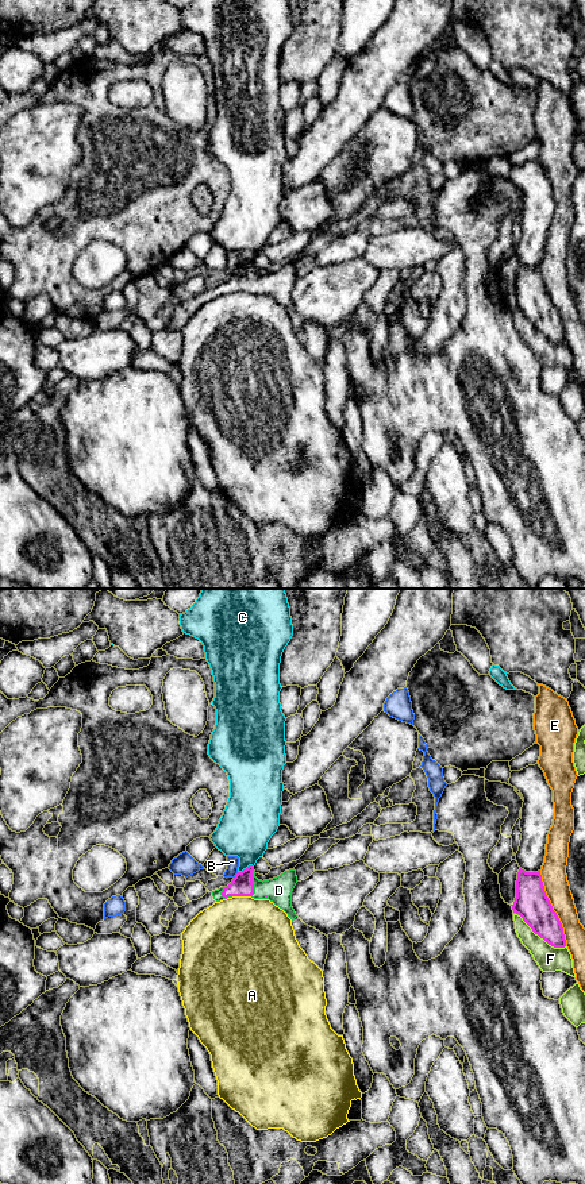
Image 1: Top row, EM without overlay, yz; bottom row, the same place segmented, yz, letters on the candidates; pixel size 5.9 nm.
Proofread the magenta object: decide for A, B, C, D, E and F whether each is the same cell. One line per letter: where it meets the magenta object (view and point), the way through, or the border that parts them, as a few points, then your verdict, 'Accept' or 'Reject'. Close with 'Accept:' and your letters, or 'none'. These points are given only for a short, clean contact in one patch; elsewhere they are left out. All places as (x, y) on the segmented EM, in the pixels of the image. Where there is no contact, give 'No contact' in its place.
A: Touches magenta at yz (242, 895). Boundary: yz (233, 895), (250, 897). Reject
B: Touches magenta at yz (235, 875). Reject
C: Touches magenta at yz (245, 870). Reject
D: Touches magenta at yz (251, 883). Path across: yz (242, 884), (251, 883), (258, 890), (278, 890). Accept
E: Touches magenta at yz (551, 909). Reject
F: Touches magenta at yz (541, 937). Reject
Accept: D

